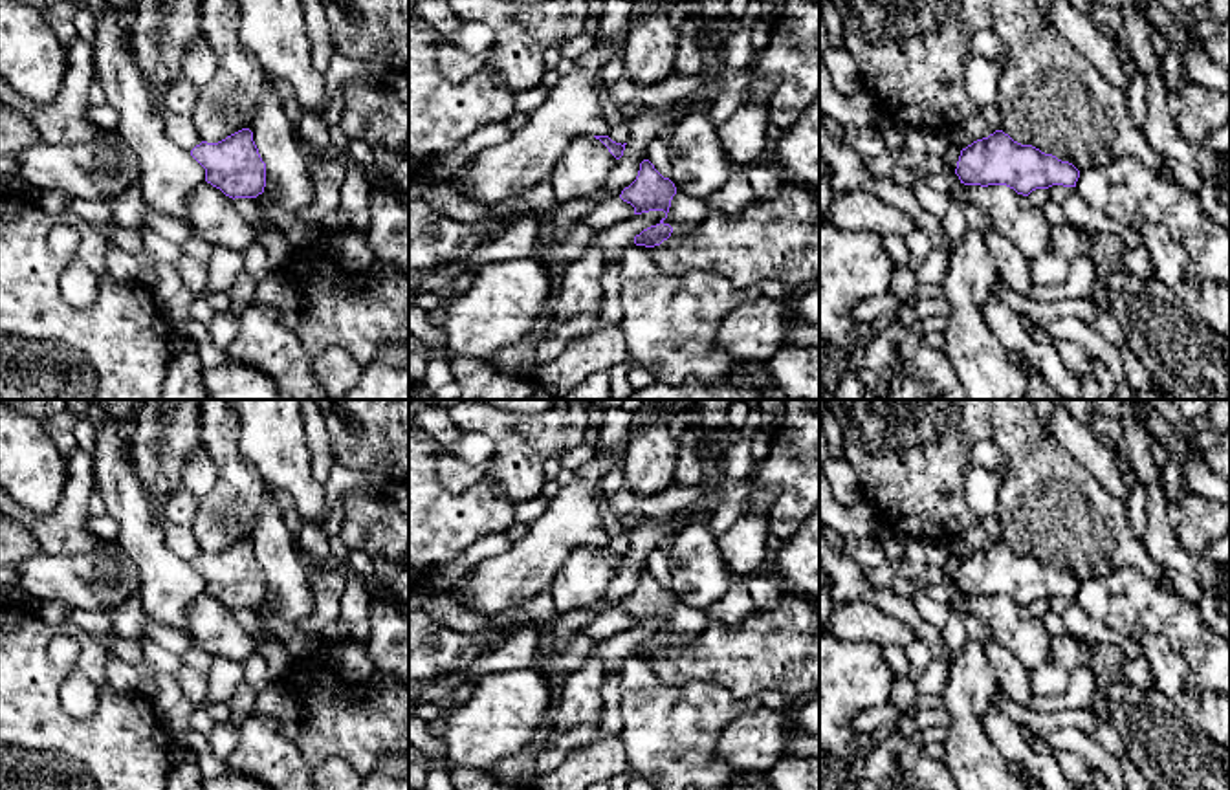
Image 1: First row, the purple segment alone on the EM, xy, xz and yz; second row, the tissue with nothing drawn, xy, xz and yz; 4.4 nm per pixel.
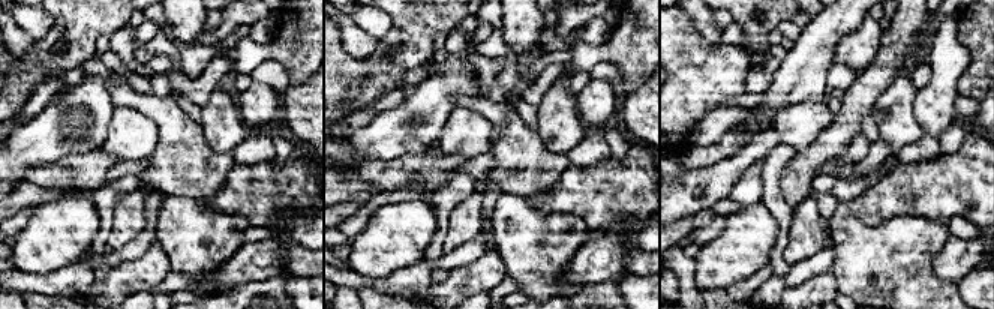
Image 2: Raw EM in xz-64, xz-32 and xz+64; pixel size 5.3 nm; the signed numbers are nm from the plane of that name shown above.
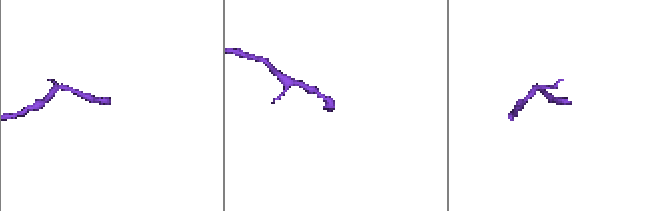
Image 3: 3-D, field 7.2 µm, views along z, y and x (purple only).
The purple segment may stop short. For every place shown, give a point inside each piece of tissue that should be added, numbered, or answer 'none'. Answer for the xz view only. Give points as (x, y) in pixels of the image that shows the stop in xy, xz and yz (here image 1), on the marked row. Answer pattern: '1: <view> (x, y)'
1: xz (684, 213)

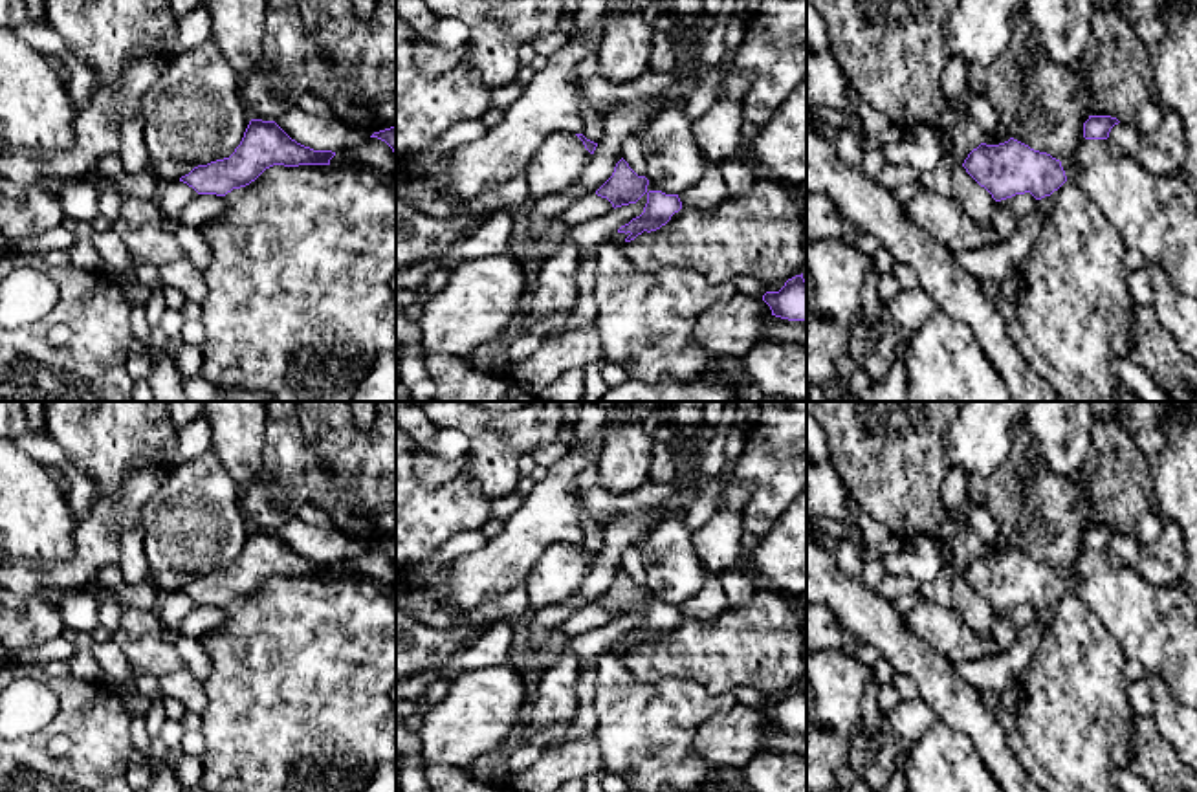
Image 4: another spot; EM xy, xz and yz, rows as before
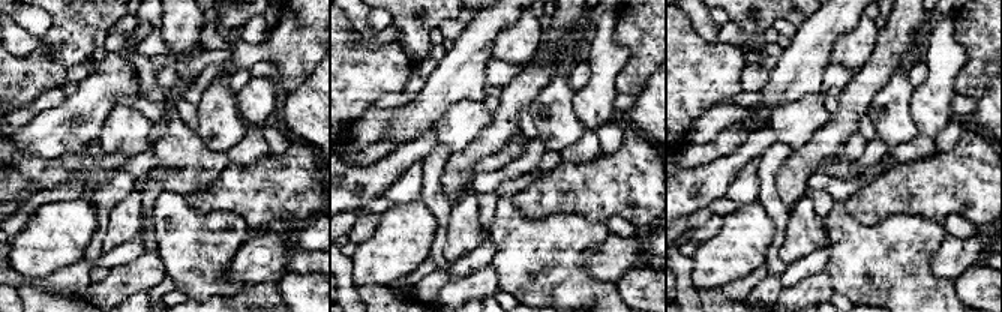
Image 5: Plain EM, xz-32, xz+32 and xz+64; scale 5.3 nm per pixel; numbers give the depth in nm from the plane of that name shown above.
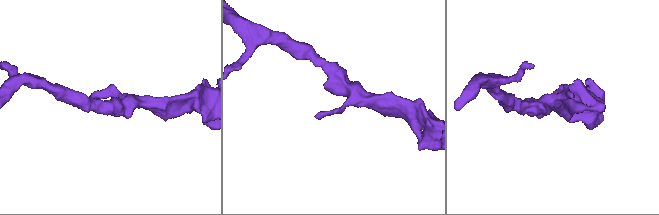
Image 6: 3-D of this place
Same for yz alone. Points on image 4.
none

